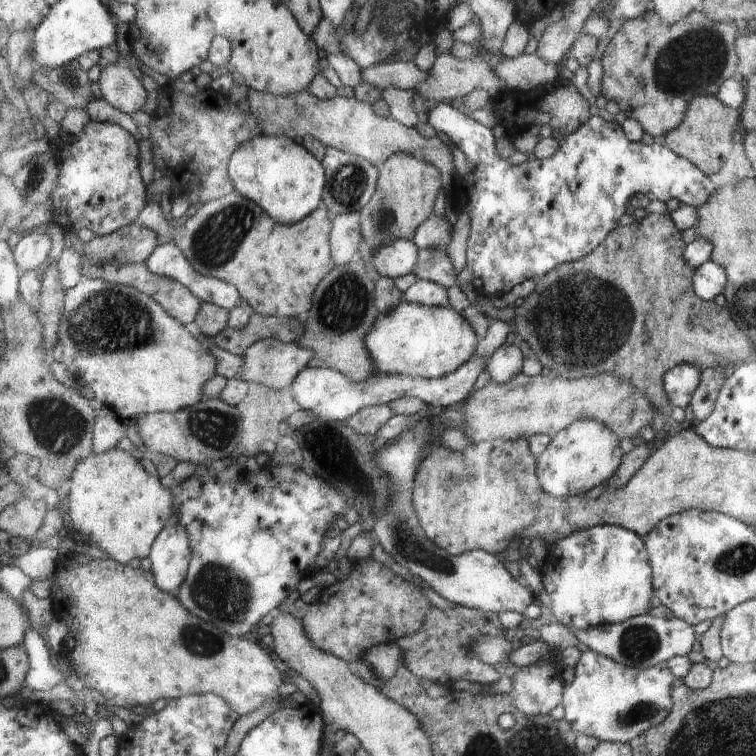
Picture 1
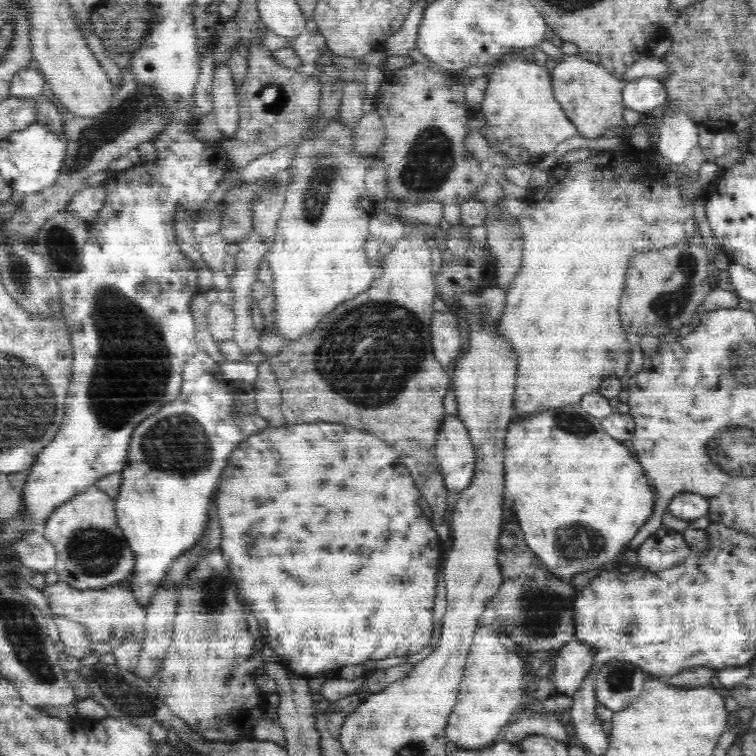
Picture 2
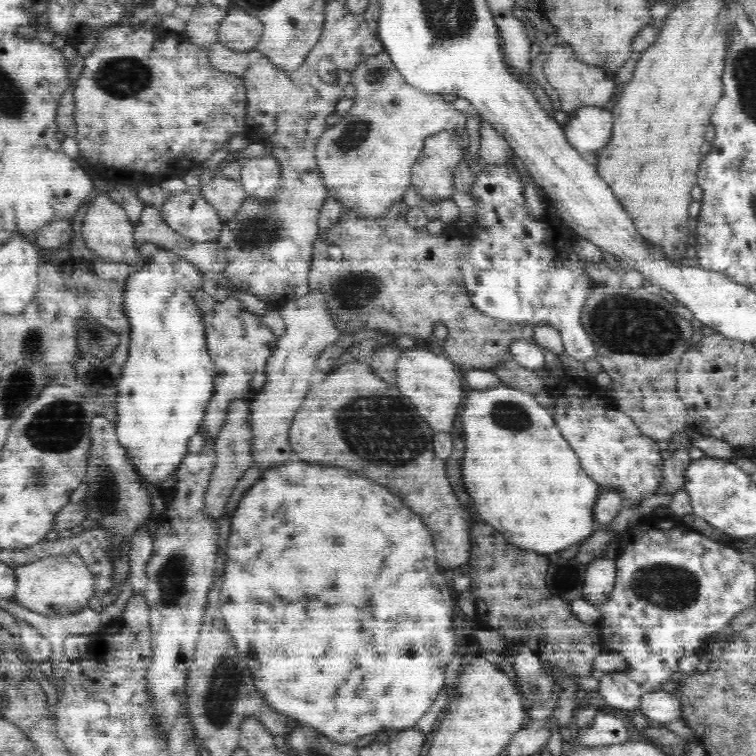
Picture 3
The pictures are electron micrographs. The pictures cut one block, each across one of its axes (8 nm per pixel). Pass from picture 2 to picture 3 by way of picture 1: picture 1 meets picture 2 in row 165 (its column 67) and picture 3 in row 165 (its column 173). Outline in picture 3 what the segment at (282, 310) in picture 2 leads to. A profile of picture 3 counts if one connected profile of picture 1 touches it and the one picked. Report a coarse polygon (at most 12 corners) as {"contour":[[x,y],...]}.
{"contour":[[384,51],[351,74],[354,104],[315,148],[321,181],[358,217],[411,188],[426,137],[466,122],[407,84]]}

